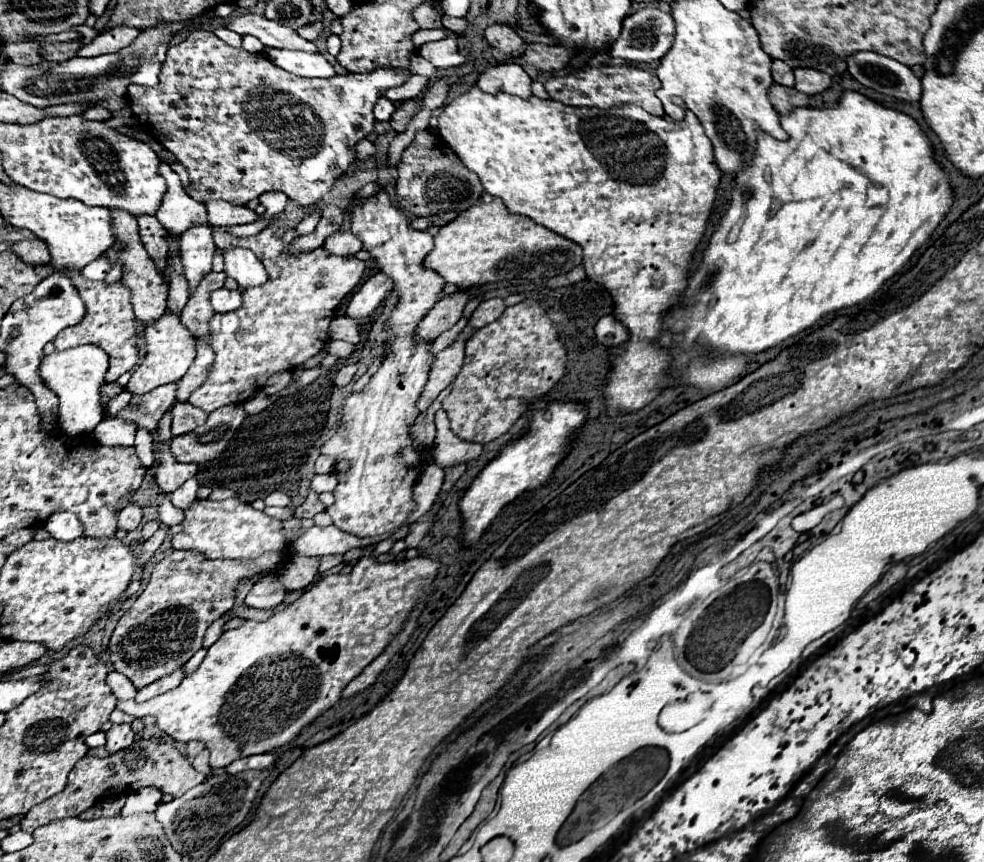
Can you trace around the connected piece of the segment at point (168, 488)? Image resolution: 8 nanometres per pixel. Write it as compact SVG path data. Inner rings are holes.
M168 443L160 449L160 467L158 467L158 473L156 473L156 483L162 491L166 493L172 493L174 489L178 489L186 479L194 477L196 471L198 471L198 465L194 463L186 463L186 465L180 465L172 455L170 455L170 449L168 449Z

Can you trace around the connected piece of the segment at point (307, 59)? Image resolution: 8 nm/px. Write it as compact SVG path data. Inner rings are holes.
M264 47L262 51L274 65L298 75L298 77L322 77L322 79L332 79L336 77L336 69L324 59L324 55L314 55L314 53L302 53L302 51L282 51L282 49L272 49Z

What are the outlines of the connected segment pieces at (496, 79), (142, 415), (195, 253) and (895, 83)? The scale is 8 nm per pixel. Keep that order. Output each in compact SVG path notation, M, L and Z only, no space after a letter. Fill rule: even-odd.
M498 63L478 75L476 87L484 93L490 93L490 95L510 93L510 95L518 95L522 99L530 99L532 97L530 83L532 83L532 79L528 77L528 73L520 65Z
M160 385L146 395L132 395L130 403L116 413L116 417L136 423L138 429L146 429L152 433L158 427L162 415L176 401L176 385Z
M190 227L190 231L182 233L180 259L190 293L212 271L212 253L214 253L214 241L212 231L208 227Z
M856 51L846 57L846 63L850 75L864 87L904 101L918 101L922 95L920 79L910 67L898 63L896 59L874 51Z

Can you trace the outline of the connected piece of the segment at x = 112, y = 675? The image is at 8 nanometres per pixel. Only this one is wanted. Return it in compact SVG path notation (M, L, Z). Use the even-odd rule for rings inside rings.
M118 671L108 673L108 687L112 689L112 695L118 701L128 701L128 699L134 699L136 695L136 687L130 683L130 679Z

